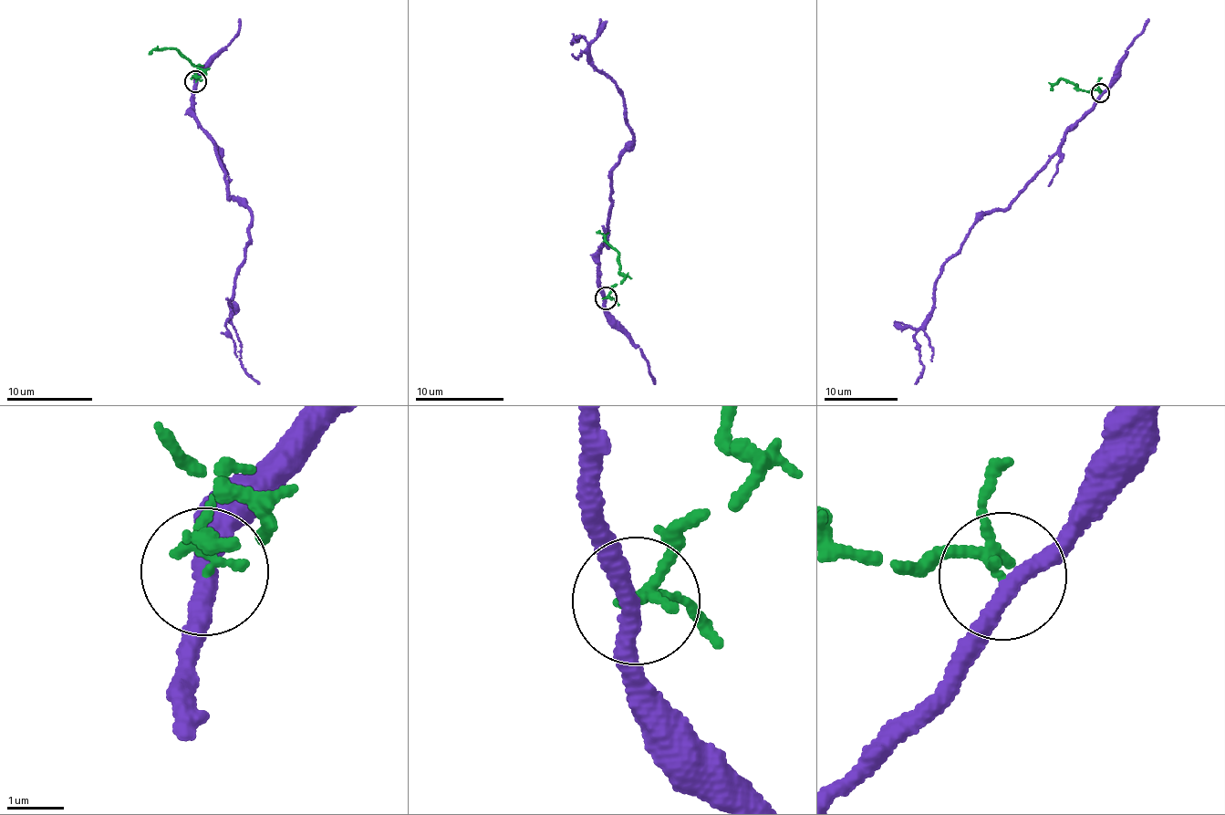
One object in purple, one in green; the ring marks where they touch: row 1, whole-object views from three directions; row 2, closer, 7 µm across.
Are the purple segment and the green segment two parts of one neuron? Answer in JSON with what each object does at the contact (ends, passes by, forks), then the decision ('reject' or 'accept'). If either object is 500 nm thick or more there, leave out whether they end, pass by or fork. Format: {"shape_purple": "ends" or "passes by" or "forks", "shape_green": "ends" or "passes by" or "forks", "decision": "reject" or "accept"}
{"shape_purple": "passes by", "shape_green": "passes by", "decision": "reject"}

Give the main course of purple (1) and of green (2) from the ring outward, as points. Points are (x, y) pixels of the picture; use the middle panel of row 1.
1: (605, 298), (595, 261), (609, 177), (633, 134), (583, 37), (570, 41), (579, 37)
2: (605, 298), (622, 284), (624, 277), (619, 271), (617, 251), (596, 232)

